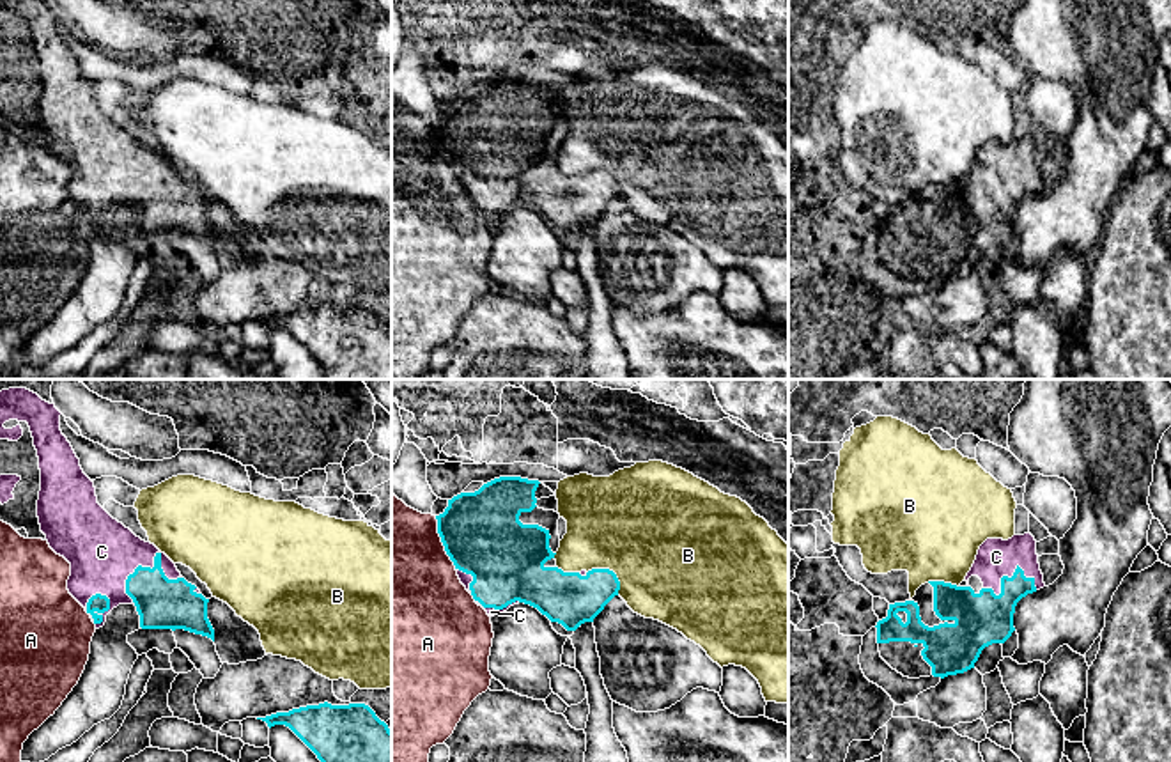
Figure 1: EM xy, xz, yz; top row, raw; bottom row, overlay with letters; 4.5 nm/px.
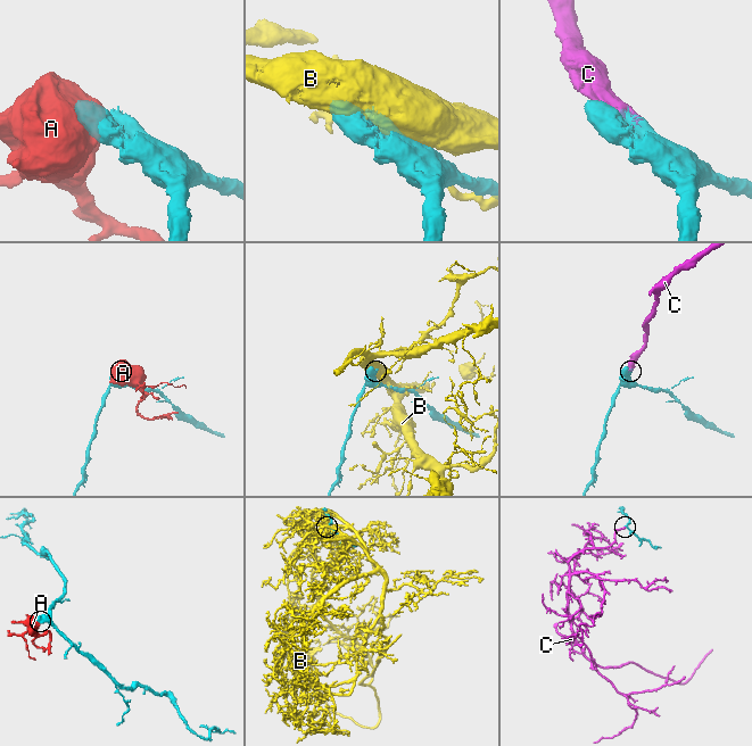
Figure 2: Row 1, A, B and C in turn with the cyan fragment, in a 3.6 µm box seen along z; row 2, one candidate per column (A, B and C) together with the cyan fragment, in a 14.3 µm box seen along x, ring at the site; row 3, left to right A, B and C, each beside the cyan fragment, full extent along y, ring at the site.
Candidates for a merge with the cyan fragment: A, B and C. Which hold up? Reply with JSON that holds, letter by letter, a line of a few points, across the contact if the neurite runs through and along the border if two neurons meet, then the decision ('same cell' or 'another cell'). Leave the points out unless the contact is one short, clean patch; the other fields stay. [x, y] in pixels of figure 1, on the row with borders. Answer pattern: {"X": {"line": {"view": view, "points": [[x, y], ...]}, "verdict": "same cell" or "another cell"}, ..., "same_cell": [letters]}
{"A": {"verdict": "another cell"}, "B": {"verdict": "another cell"}, "C": {"verdict": "same cell"}, "same_cell": ["C"]}

